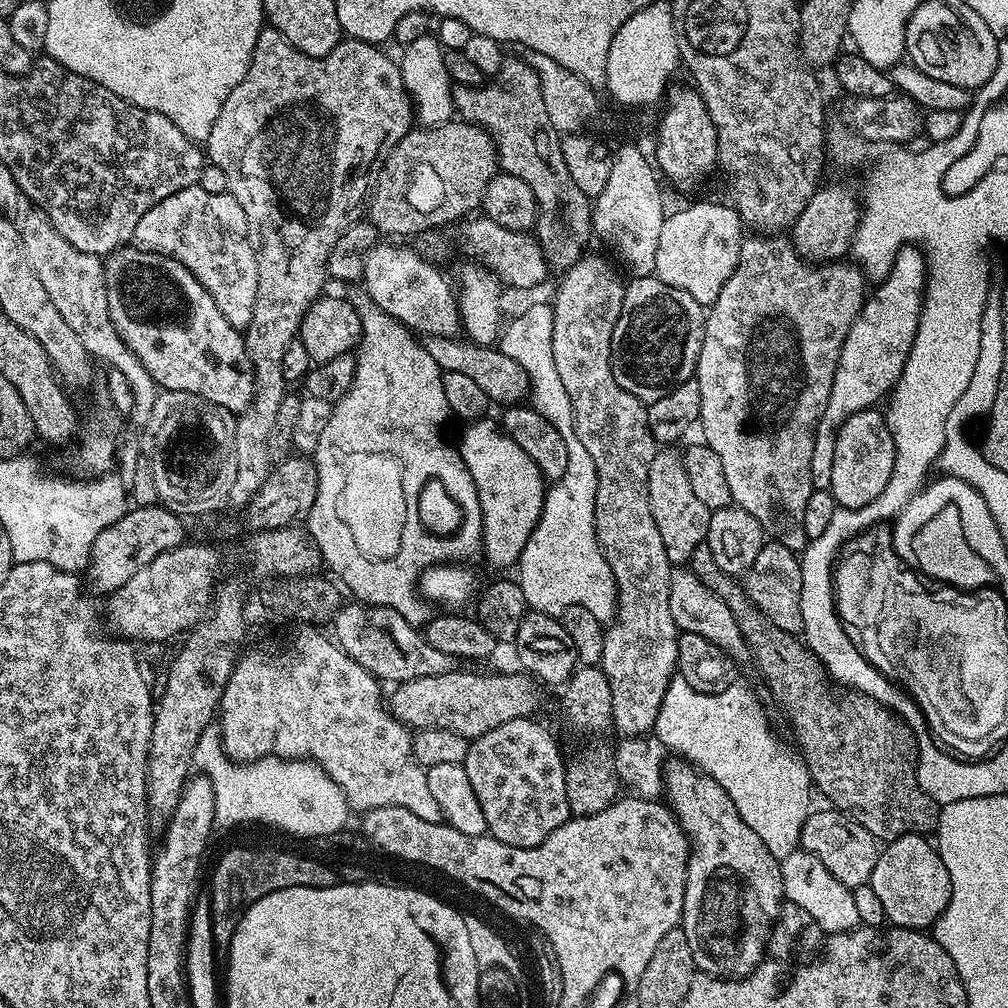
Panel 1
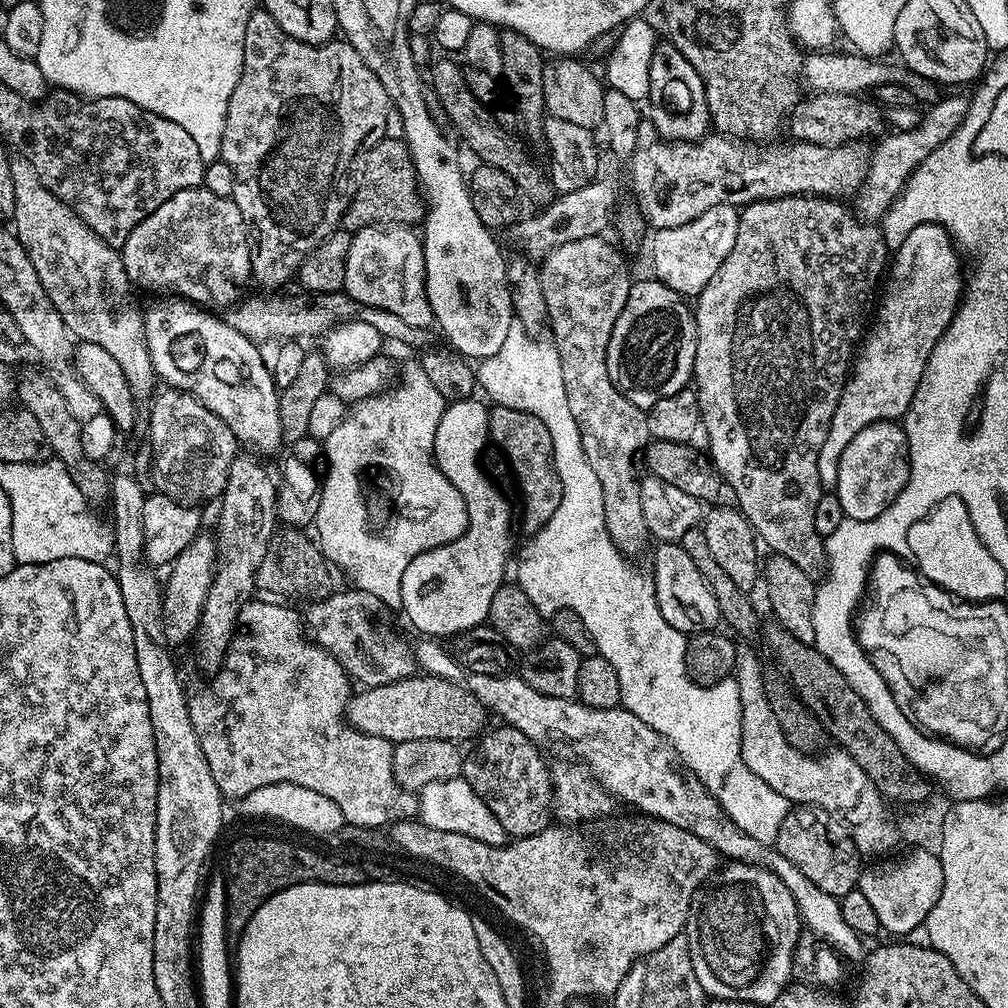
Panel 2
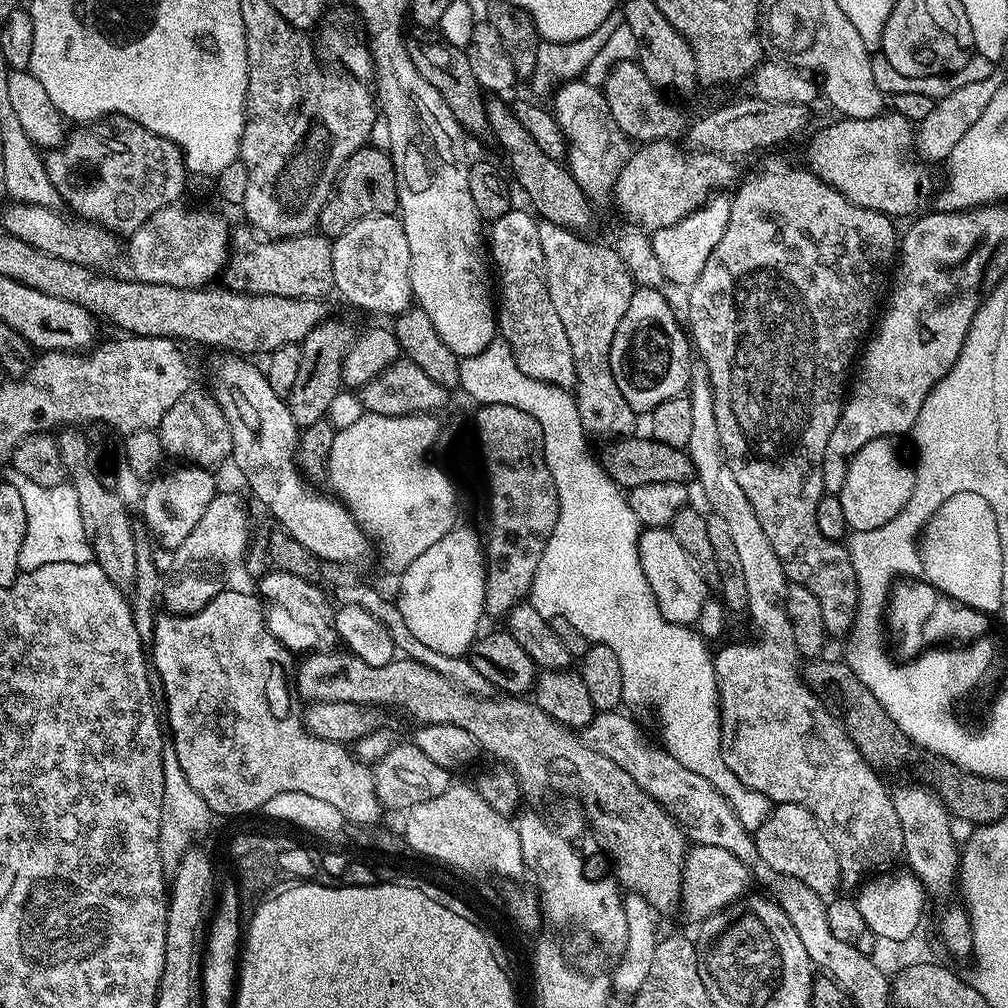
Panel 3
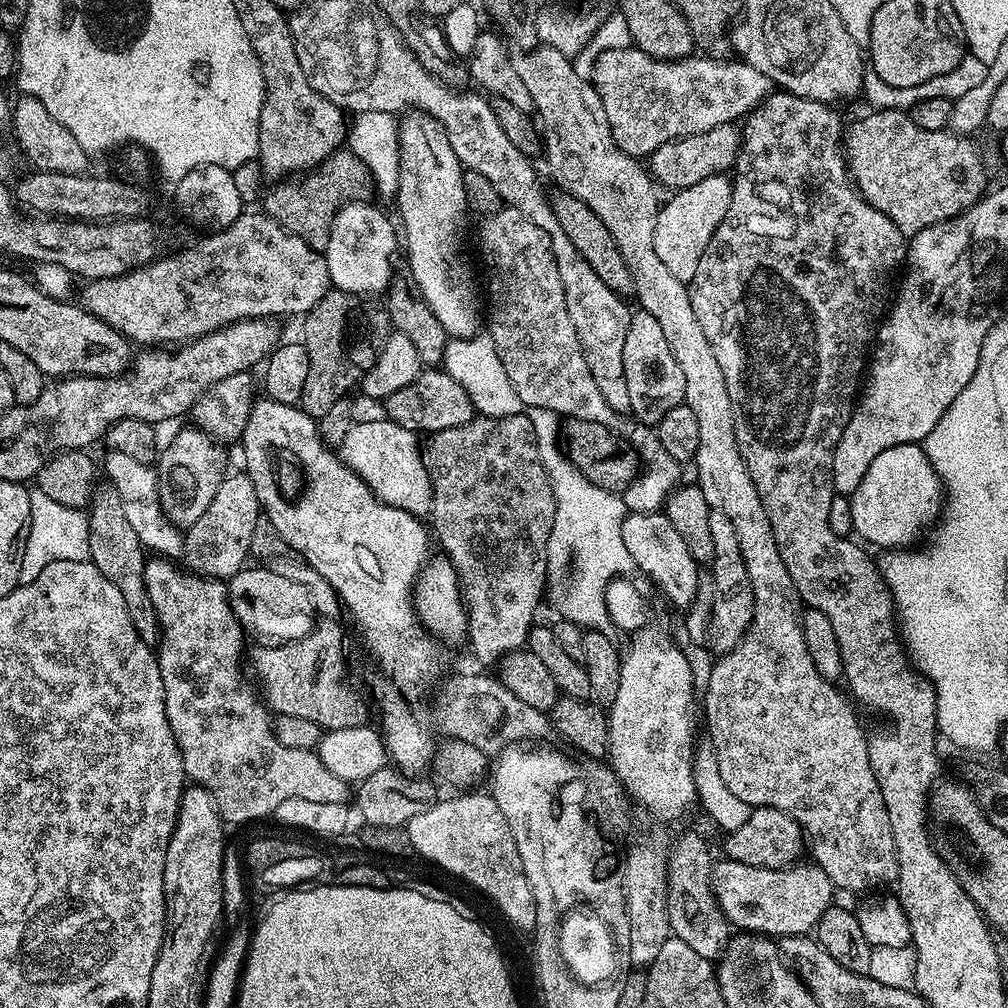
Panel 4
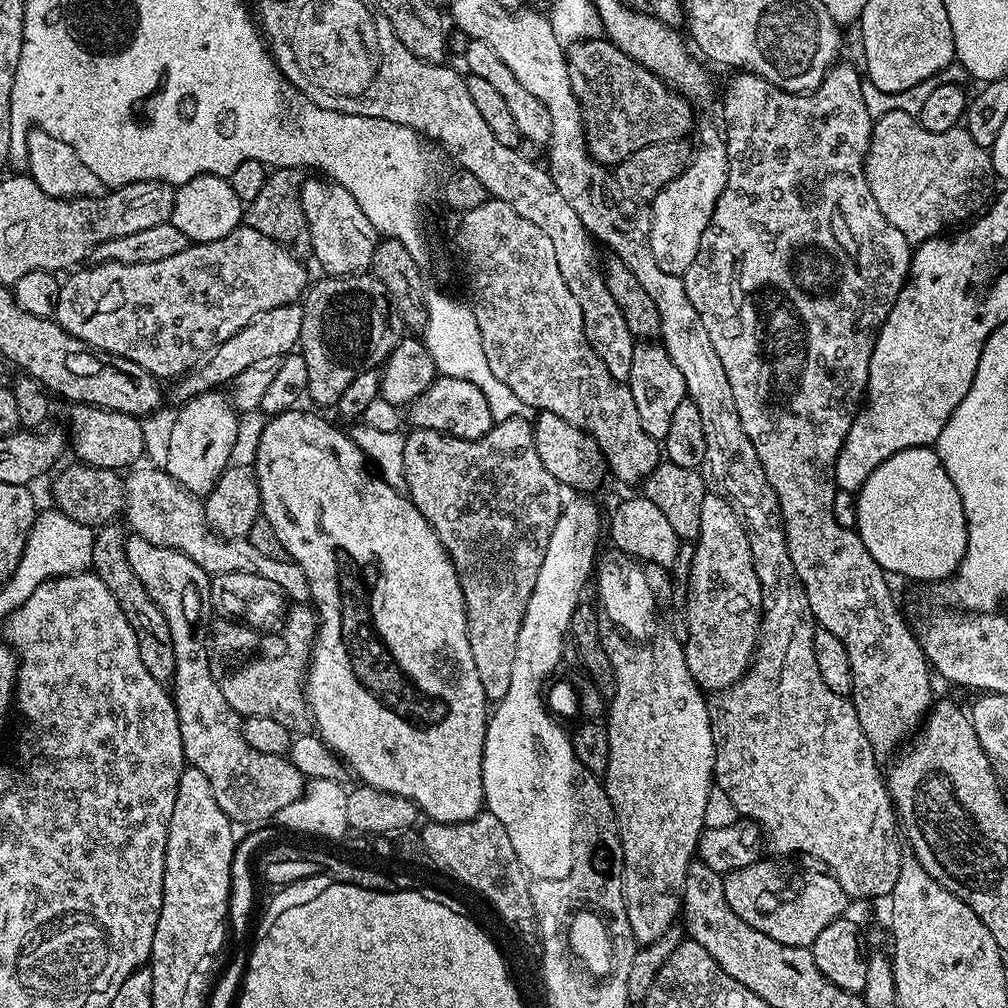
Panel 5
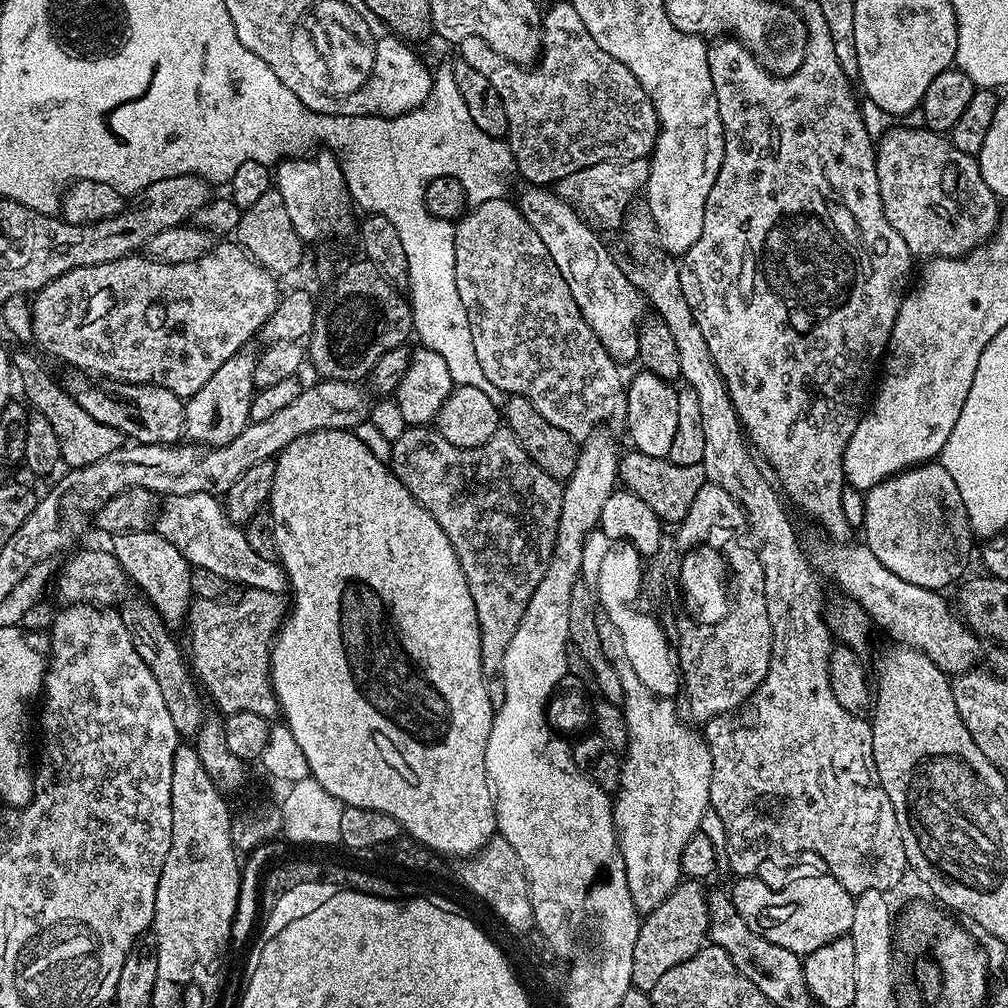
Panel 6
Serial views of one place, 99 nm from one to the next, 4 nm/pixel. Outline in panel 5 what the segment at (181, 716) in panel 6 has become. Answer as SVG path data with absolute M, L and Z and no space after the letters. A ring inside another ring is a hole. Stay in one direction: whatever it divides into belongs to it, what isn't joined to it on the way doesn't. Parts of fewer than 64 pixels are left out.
M113 522L95 529L91 571L102 578L102 582L106 582L110 589L110 594L118 598L118 606L122 606L122 614L126 614L126 622L130 622L134 638L138 638L138 654L146 665L146 670L150 670L157 682L167 685L174 674L174 638L170 638L170 626L166 626L162 610L158 610L154 598L146 594L146 586L138 582L138 574L130 570L130 561L126 559L126 532L118 525L119 523Z

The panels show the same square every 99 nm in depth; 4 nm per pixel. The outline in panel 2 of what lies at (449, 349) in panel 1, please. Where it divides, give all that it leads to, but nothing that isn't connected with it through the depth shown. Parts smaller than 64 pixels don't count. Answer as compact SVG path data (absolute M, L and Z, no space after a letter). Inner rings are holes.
M307 290L299 293L301 296L280 296L284 294L260 294L264 296L252 296L241 299L239 302L227 309L226 321L238 334L253 340L257 346L264 346L267 340L283 342L285 340L303 341L304 336L323 337L336 324L345 324L347 320L361 320L374 330L385 342L392 340L396 344L405 344L408 348L424 350L429 347L429 329L408 325L404 319L398 318L391 310L382 310L378 306L360 304L347 292L309 292Z

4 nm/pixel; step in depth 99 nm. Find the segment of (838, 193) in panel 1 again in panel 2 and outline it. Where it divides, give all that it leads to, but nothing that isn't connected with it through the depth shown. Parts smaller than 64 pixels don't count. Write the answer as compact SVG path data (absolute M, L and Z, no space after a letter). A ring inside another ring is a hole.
M967 95L965 97L948 96L945 100L937 99L929 107L932 109L923 113L922 122L917 129L909 132L892 130L883 138L877 139L872 148L872 157L870 166L866 170L866 178L854 194L855 215L869 222L879 221L884 213L891 208L892 203L900 195L900 191L904 189L904 183L908 181L912 171L922 162L926 162L926 158L930 158L930 154L934 154L934 150L938 150L938 146L942 146L942 142L949 140L958 130L958 126L962 126L969 107L970 100Z

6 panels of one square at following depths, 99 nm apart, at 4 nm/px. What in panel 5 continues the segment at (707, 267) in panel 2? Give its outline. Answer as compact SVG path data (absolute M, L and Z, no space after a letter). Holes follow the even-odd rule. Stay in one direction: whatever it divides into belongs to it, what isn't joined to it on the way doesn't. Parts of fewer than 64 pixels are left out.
M704 126L698 132L698 144L699 149L691 153L687 168L650 201L652 225L647 225L646 231L650 250L654 250L654 262L678 277L683 277L690 262L694 262L694 254L698 254L702 234L728 177L728 149L723 133L718 128Z

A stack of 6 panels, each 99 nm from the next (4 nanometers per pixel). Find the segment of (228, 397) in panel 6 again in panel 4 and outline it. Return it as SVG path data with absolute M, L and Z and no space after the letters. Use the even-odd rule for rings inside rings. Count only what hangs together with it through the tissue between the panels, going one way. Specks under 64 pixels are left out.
M187 426L168 445L161 447L158 452L158 459L154 467L160 482L160 505L170 523L175 524L181 530L187 530L191 524L198 522L210 506L214 494L218 494L218 486L222 486L225 476L229 475L228 456L224 453L225 445L213 438L208 432L202 431L195 426Z

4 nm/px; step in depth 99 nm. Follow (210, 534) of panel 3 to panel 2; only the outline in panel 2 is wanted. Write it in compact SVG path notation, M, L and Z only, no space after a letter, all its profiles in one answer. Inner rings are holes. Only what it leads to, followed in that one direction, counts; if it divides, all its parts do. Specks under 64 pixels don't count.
M201 534L194 538L194 542L190 542L190 546L186 546L186 550L182 550L182 554L178 554L178 558L172 561L167 569L168 580L163 581L162 591L162 634L166 634L166 642L169 646L177 646L176 644L184 644L193 639L200 625L202 618L202 606L206 606L206 594L210 594L210 586L212 579L216 573L218 557L216 554L216 541L212 536Z

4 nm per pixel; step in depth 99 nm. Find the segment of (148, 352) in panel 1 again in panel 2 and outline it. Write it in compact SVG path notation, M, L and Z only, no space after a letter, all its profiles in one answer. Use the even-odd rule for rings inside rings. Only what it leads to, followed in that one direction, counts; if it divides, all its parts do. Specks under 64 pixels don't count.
M183 298L160 300L149 308L143 309L144 333L146 346L150 350L150 358L154 362L154 370L161 381L164 380L169 389L178 392L189 392L202 406L206 406L218 418L230 426L241 445L249 444L257 453L276 452L280 444L285 443L282 434L282 422L278 420L278 402L280 393L272 380L272 369L269 361L264 360L261 349L232 326L225 319L218 320L207 307L192 303Z

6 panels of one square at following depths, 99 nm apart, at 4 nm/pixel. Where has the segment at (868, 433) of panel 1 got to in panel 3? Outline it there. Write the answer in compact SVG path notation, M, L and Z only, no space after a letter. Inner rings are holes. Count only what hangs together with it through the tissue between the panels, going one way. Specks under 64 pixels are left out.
M895 436L876 438L868 442L848 464L842 499L849 529L877 529L886 526L907 503L912 502L912 491L916 481L913 461L900 449L901 441Z

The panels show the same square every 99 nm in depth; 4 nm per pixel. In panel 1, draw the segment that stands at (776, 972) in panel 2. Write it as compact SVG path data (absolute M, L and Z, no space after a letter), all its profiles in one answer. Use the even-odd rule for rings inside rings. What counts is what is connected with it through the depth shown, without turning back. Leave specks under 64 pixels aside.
M672 758L665 763L662 796L668 807L671 808L672 813L675 814L676 821L680 823L682 830L688 835L688 869L686 870L686 886L684 887L682 927L686 934L686 942L690 942L693 965L705 976L719 976L721 978L743 978L749 976L755 968L760 967L765 959L764 947L770 944L772 929L780 915L780 905L785 903L786 900L783 892L782 870L780 869L781 861L776 860L774 854L770 854L770 850L766 850L766 845L762 842L762 838L758 838L758 834L754 834L754 830L750 830L750 826L746 826L746 822L742 822L742 818L734 804L730 802L730 796L726 794L726 790L722 790L722 786L718 786L718 782L714 782L714 778L710 778L700 769L695 768L693 764L688 763L687 760Z

